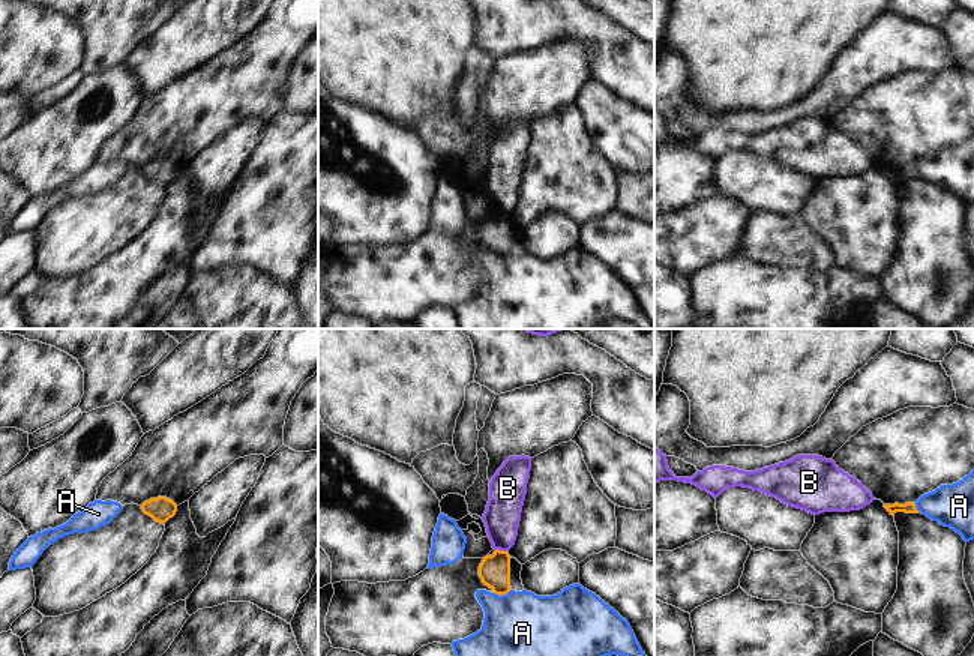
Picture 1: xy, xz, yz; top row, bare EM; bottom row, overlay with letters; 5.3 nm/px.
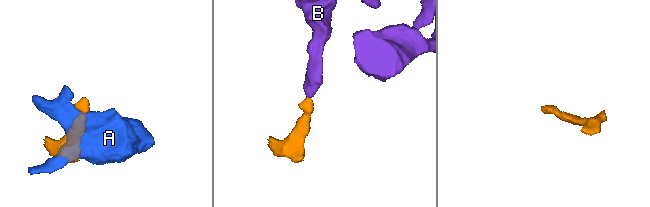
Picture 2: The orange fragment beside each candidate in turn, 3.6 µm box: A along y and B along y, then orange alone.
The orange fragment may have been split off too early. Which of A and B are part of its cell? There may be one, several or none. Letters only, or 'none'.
none

